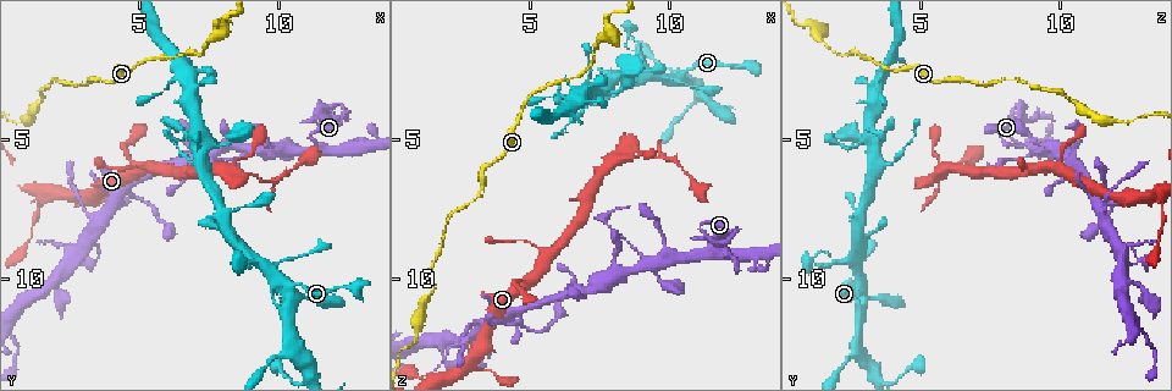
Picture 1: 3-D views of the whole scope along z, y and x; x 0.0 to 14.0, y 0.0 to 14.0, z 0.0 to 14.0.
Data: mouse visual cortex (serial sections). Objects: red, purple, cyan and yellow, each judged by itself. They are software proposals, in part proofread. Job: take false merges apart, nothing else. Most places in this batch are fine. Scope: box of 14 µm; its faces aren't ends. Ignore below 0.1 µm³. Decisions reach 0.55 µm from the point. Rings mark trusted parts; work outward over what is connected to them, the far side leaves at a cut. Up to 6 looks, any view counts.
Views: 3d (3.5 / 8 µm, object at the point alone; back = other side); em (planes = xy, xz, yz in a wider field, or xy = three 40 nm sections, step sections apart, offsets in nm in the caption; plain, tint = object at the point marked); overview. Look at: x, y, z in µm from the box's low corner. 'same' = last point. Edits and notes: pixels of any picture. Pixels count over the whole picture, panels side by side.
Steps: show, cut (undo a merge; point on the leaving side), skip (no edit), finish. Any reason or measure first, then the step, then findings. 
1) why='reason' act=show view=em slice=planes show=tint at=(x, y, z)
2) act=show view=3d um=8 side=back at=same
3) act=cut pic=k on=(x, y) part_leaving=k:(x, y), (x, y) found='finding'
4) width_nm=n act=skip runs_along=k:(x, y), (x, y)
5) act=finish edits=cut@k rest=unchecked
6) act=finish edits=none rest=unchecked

why='three arms meet' act=show view=3d um=3.5 at=(11.5, 5.2, 8.9)

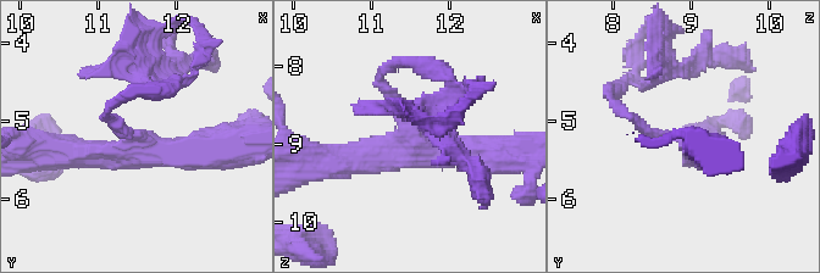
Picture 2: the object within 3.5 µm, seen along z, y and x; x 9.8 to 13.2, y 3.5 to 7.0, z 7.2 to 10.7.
arms=3 arm_widths_nm=150,350,400 act=show view=em slice=xy step=5 show=plain at=(11.45, 5.20, 8.85)

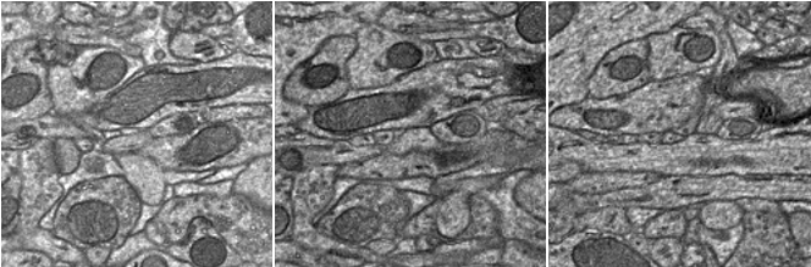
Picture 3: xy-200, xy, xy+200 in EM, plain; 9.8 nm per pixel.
why='where the object lies' act=show view=em slice=xy step=5 show=tint at=same

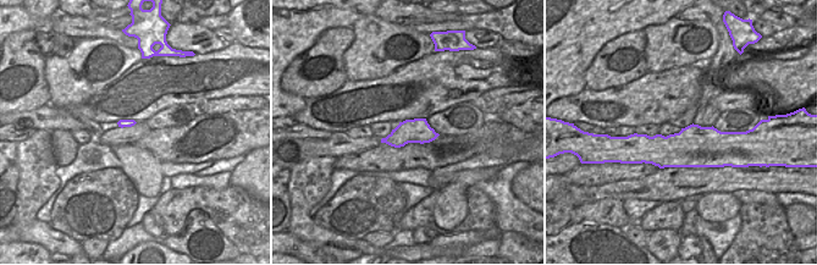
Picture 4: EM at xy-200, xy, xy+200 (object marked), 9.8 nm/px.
act=skip runs_along=2:(383, 71), (405, 137), (334, 161) found='one cell here'

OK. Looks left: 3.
why='two arms in line, one across' act=show view=3d um=8 at=(9.5, 5.5, 9.6)

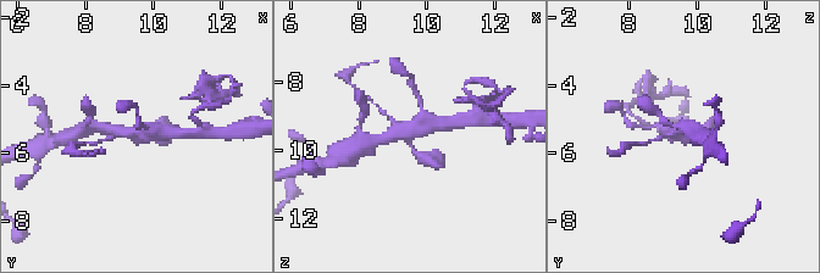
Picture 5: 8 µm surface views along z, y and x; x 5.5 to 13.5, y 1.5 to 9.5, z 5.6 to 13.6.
why='now the EM' act=show view=em slice=xy step=3 show=tint at=(9.5, 5.4, 9.6)

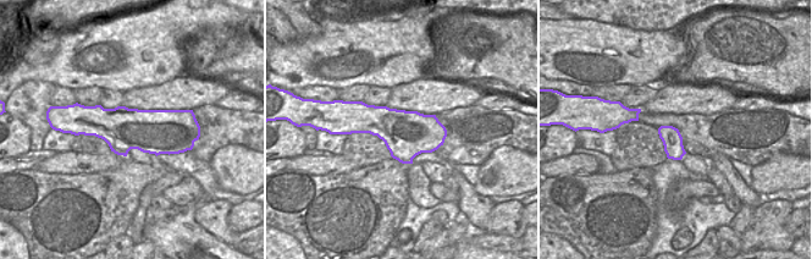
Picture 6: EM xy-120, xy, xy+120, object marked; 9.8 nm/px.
act=skip runs_along=5:(443, 123), (375, 143) found='one cell here'

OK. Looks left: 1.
why='narrows sharply' act=show view=3d um=3.5 at=(9.5, 13.1, 2.2)

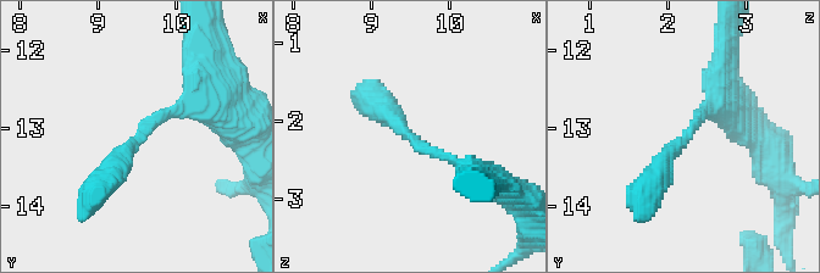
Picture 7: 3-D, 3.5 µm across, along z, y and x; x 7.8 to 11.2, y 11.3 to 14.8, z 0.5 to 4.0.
act=skip runs_along=7:(206, 85), (145, 127), (93, 194) found='one cell here'

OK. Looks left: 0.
act=finish edits=none rest=unchecked

